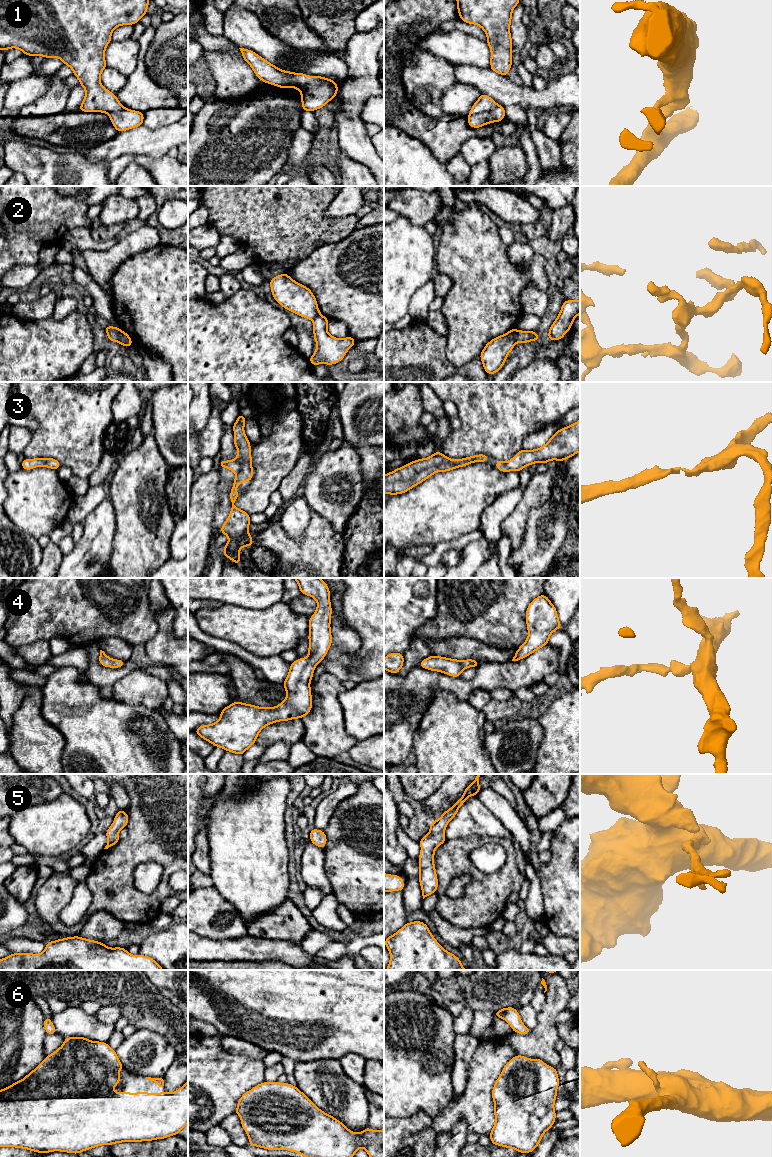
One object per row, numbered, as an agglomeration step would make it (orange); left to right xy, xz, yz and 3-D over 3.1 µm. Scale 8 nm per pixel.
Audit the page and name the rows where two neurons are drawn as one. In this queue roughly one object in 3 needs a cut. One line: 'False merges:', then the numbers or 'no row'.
False merges: 2

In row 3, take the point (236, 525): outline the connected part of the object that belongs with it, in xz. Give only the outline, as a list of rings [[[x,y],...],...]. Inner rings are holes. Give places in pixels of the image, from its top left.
[[[240,413],[233,424],[233,442],[238,450],[236,458],[229,461],[221,459],[220,461],[221,468],[228,468],[236,474],[230,491],[231,511],[220,531],[221,534],[227,535],[229,538],[223,548],[223,556],[231,559],[233,563],[238,565],[240,565],[241,557],[239,550],[243,547],[251,548],[254,545],[251,538],[252,534],[248,532],[248,527],[251,524],[250,514],[234,506],[235,501],[240,495],[237,493],[237,487],[243,481],[250,482],[253,477],[251,446],[244,432],[246,420],[247,418]]]

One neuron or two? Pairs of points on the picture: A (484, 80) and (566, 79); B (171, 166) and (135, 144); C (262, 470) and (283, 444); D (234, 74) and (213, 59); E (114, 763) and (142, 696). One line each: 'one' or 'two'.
A: one
B: two
C: one
D: one
E: two

